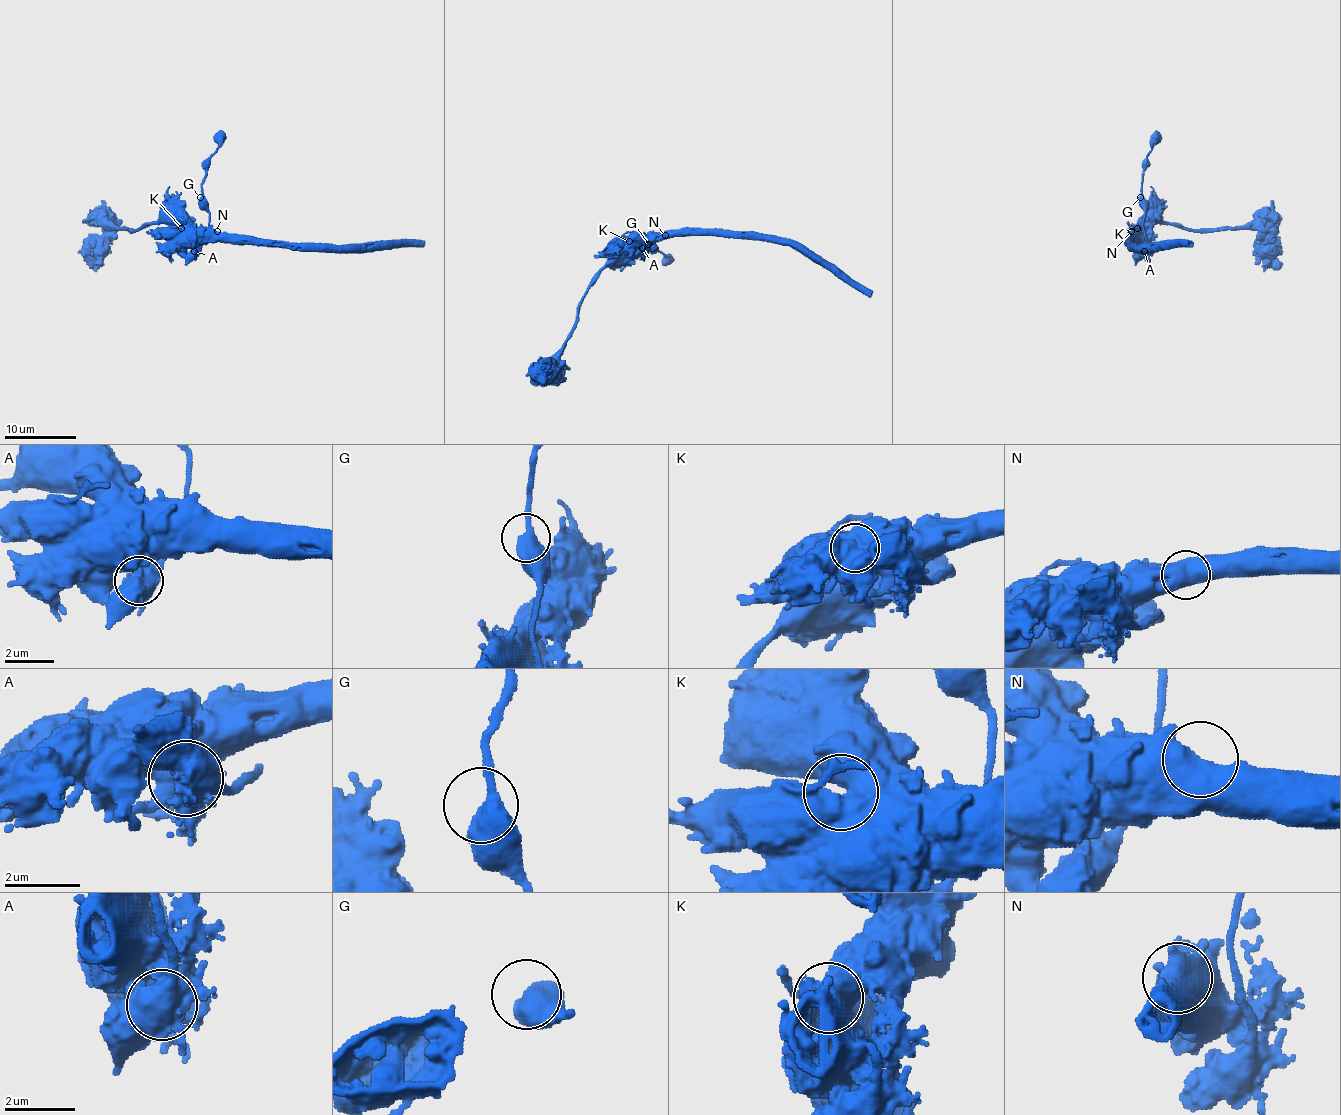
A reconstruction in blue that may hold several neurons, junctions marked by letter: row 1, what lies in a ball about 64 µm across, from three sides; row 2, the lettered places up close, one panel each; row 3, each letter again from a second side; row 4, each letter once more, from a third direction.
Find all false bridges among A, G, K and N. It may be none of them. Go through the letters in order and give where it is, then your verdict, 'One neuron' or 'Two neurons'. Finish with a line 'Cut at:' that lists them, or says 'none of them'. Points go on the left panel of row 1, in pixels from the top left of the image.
A: Place: (194, 251). Two neurons
G: Place: (200, 197). One neuron
K: Place: (181, 228). One neuron
N: Place: (217, 231). One neuron
Cut at: A

